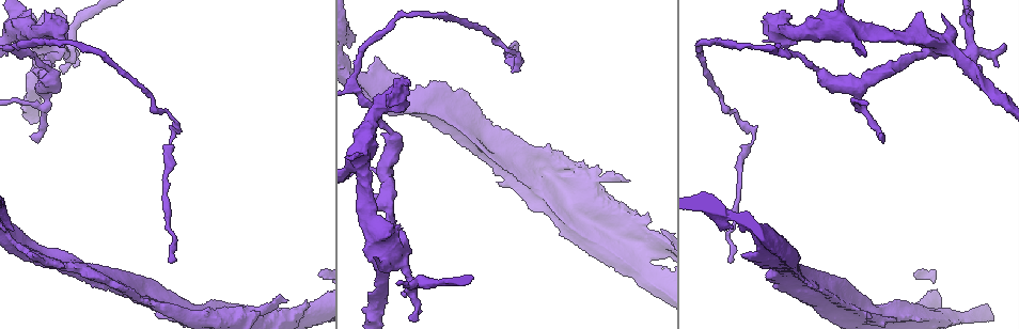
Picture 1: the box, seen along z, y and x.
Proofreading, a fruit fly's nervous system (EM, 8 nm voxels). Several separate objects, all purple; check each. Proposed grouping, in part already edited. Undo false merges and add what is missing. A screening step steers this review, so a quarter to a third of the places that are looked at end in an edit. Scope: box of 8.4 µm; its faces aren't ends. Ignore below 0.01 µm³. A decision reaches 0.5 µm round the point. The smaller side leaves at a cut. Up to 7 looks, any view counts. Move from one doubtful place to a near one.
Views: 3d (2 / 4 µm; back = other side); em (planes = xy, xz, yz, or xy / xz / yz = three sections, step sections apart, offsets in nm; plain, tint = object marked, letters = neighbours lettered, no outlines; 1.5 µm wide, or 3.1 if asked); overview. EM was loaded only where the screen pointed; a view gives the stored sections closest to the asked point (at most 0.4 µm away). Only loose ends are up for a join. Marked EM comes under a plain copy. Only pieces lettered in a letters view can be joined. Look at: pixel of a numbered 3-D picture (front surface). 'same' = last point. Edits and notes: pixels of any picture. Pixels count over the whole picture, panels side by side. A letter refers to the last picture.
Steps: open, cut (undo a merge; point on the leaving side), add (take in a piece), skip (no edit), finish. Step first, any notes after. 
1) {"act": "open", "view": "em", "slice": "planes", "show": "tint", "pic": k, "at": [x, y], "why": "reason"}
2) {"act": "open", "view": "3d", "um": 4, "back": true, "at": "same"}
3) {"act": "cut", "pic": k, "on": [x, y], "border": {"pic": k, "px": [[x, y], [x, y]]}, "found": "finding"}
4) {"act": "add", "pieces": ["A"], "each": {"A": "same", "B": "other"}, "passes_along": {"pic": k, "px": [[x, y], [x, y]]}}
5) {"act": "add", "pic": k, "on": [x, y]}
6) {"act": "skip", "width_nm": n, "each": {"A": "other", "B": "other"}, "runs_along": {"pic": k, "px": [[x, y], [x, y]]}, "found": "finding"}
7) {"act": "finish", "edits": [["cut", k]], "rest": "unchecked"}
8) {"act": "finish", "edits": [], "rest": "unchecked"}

{"act": "open", "view": "3d", "um": 2, "pic": 1, "at": [527, 178], "why": "touches itself"}

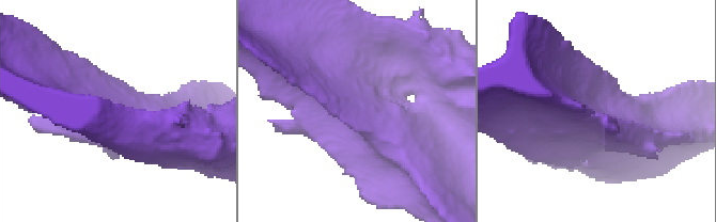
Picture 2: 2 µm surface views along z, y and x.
{"act": "open", "view": "em", "slice": "planes", "show": "letters", "pic": 2, "at": [595, 122]}

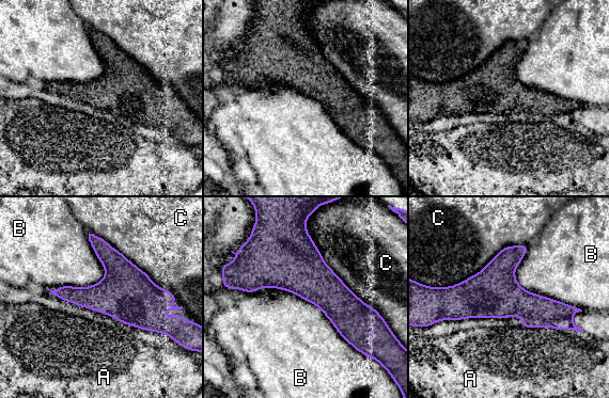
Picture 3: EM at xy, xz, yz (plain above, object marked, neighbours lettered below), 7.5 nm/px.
{"act": "skip", "each": {"A": "other", "B": "other", "C": "other"}, "border": {"pic": 3, "px": [[234, 288], [296, 293], [357, 350]]}, "found": "one cell here"}

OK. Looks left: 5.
{"act": "open", "view": "3d", "um": 2, "pic": 1, "at": [627, 180], "why": "an open end"}

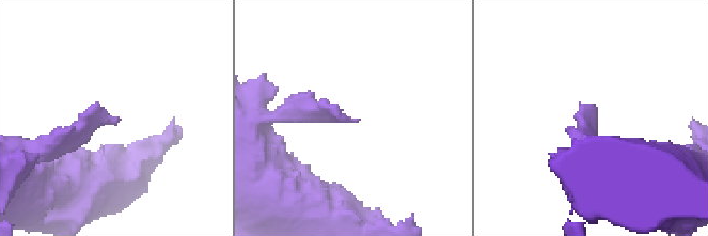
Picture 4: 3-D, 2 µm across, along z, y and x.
{"act": "open", "view": "em", "slice": "xy", "step": 4, "show": "tint", "pic": 4, "at": [116, 120]}

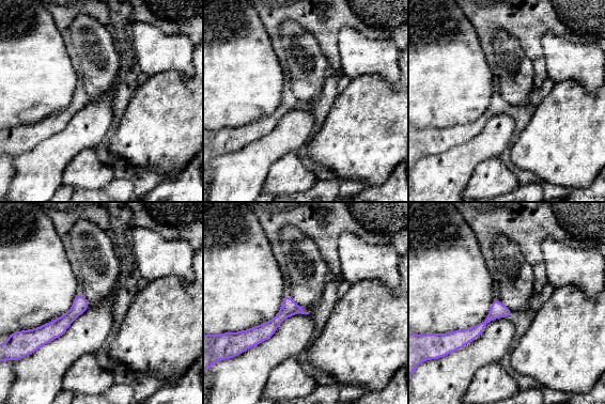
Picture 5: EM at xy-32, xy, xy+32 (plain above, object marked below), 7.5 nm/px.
{"act": "open", "view": "em", "slice": "planes", "show": "letters", "at": "same", "why": "cut it another way"}

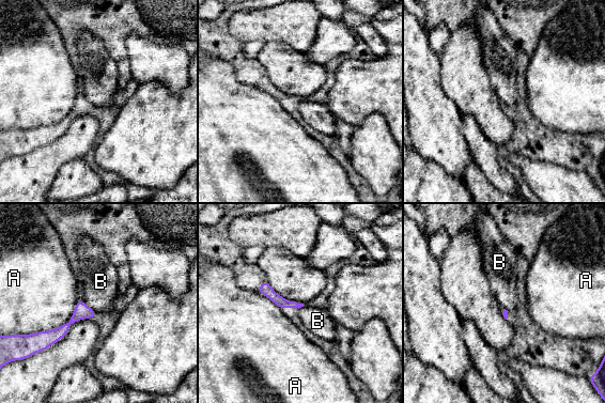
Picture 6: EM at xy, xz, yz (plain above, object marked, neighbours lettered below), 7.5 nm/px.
{"act": "skip", "each": {"A": "other", "B": "other"}, "found": "no lettered piece goes on from it"}

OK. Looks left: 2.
{"act": "finish", "edits": [], "rest": "unchecked"}

